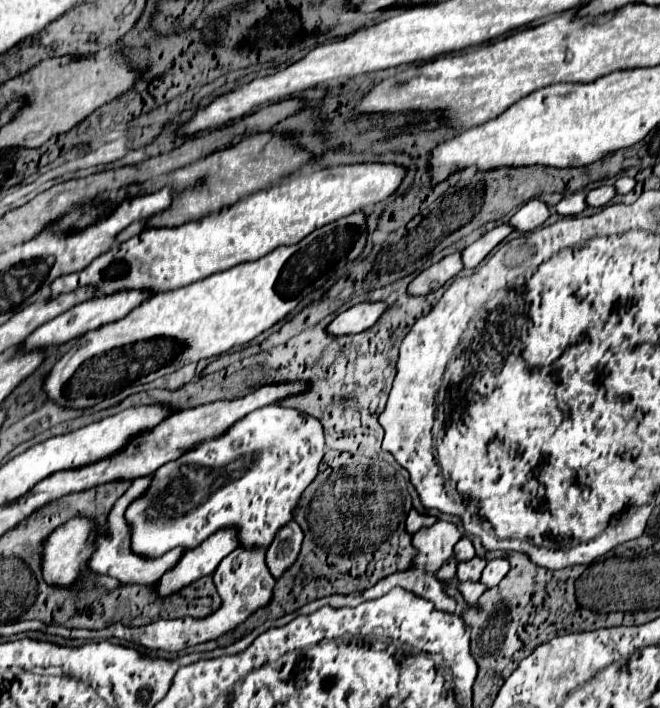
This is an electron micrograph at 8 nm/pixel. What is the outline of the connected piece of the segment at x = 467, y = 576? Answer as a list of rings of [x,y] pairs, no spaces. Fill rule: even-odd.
[[[474,557],[470,561],[458,563],[458,581],[480,581],[484,567],[486,567],[486,559],[482,557]]]

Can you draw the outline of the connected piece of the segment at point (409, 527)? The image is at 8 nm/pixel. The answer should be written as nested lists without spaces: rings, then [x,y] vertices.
[[[412,509],[412,511],[408,513],[408,519],[406,519],[406,531],[414,535],[420,527],[430,527],[434,521],[436,521],[436,517],[432,517],[432,515],[422,515],[422,513],[418,513],[416,509]]]

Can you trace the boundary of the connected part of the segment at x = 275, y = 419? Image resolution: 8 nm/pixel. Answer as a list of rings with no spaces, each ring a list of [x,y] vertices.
[[[280,405],[258,409],[250,413],[250,417],[244,417],[244,421],[238,421],[238,425],[234,425],[230,433],[218,437],[218,441],[204,441],[198,449],[184,453],[178,461],[162,465],[154,473],[150,489],[126,511],[126,519],[134,529],[134,551],[146,553],[146,557],[160,557],[178,545],[194,549],[194,545],[200,545],[204,537],[210,537],[208,533],[222,529],[222,525],[236,525],[242,547],[258,545],[266,549],[274,539],[274,533],[292,519],[292,509],[298,503],[302,489],[306,489],[314,479],[314,473],[318,473],[318,461],[322,461],[322,457],[324,433],[314,417]]]

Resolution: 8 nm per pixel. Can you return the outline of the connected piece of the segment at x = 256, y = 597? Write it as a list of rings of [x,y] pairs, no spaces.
[[[242,547],[234,549],[228,557],[224,557],[220,561],[216,571],[212,573],[212,579],[214,579],[214,585],[222,597],[222,607],[216,613],[212,613],[210,617],[204,617],[204,619],[192,619],[192,617],[160,619],[160,621],[144,625],[144,627],[124,627],[124,625],[116,623],[110,627],[110,637],[132,641],[136,645],[142,645],[142,647],[154,649],[154,651],[166,651],[166,653],[182,651],[186,647],[216,639],[222,633],[234,629],[242,621],[246,621],[246,617],[250,613],[254,613],[254,609],[262,607],[270,601],[274,581],[276,581],[270,575],[270,571],[266,569],[264,551],[262,549],[242,549]]]

